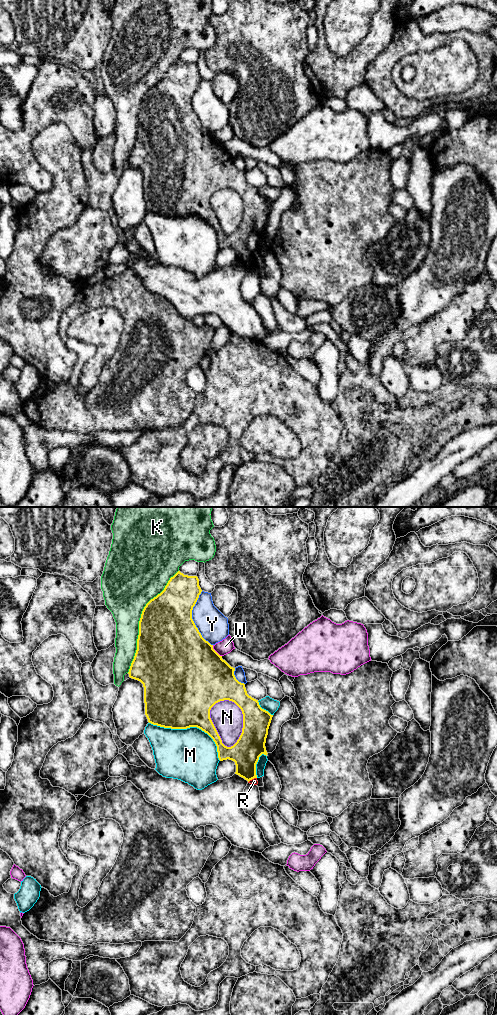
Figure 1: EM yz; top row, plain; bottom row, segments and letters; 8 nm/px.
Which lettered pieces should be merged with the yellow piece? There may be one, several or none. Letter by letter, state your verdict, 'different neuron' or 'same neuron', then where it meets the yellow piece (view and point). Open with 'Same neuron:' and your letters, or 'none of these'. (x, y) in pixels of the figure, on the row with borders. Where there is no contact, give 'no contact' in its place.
Same neuron: none of these
K: different neuron | yz (140, 620)
M: different neuron | yz (191, 726)
N: different neuron | yz (243, 720)
R: different neuron | yz (252, 778)
W: different neuron | yz (215, 651)
Y: different neuron | yz (192, 619)

